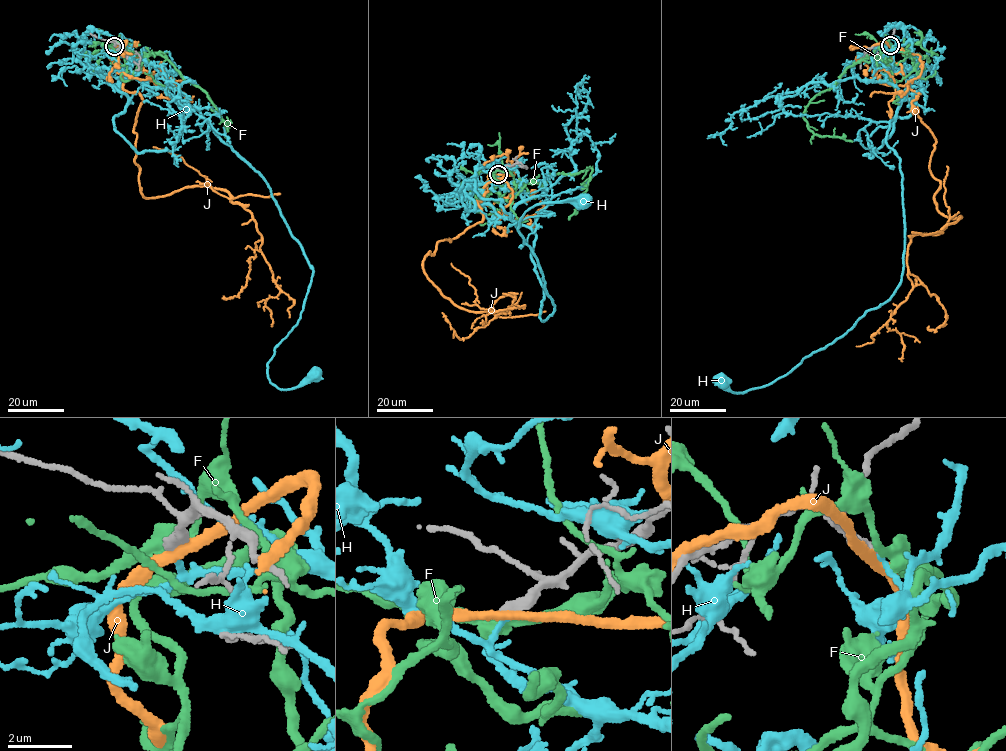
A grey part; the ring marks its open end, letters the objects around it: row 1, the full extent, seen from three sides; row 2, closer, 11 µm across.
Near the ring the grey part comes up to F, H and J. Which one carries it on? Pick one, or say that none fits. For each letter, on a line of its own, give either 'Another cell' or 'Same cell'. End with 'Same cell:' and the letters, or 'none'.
F: Another cell
H: Another cell
J: Another cell
Same cell: none

